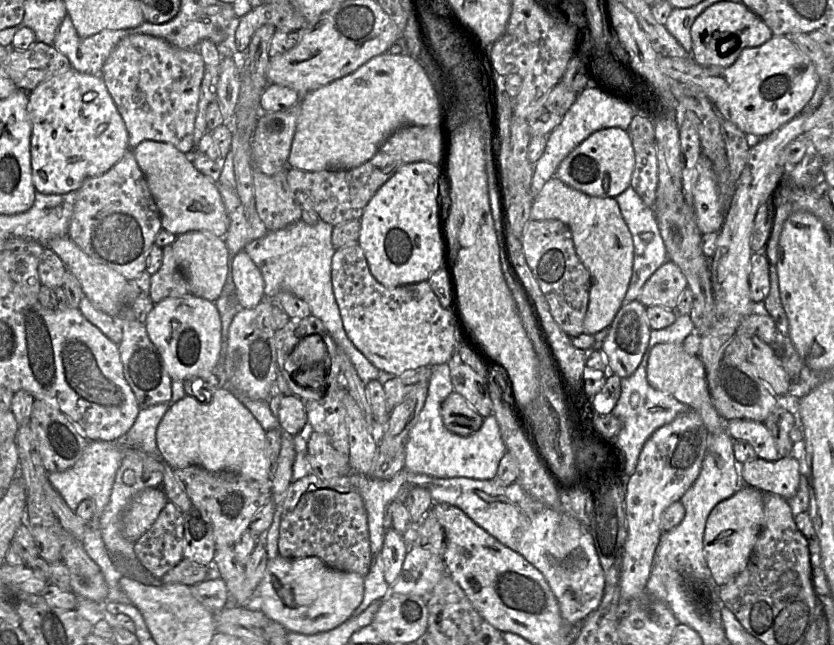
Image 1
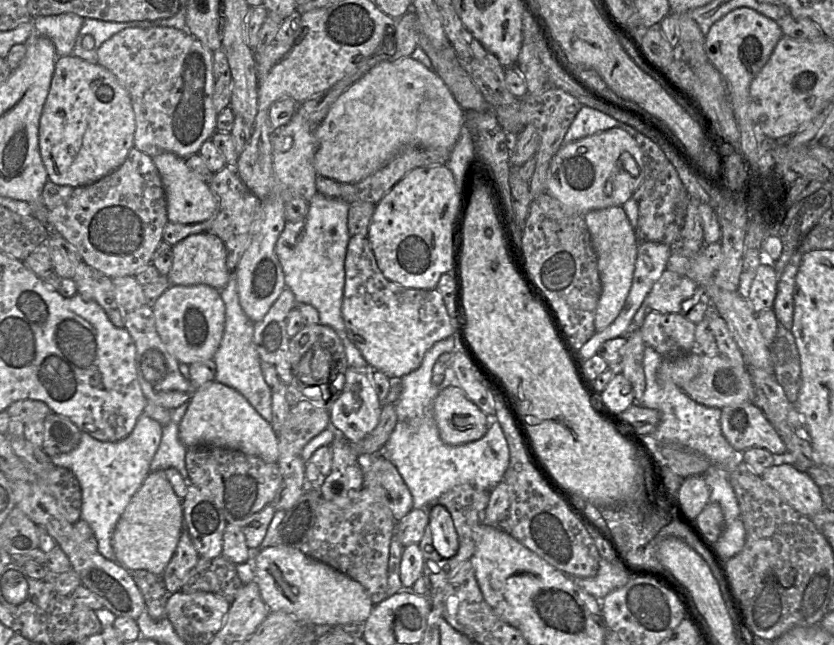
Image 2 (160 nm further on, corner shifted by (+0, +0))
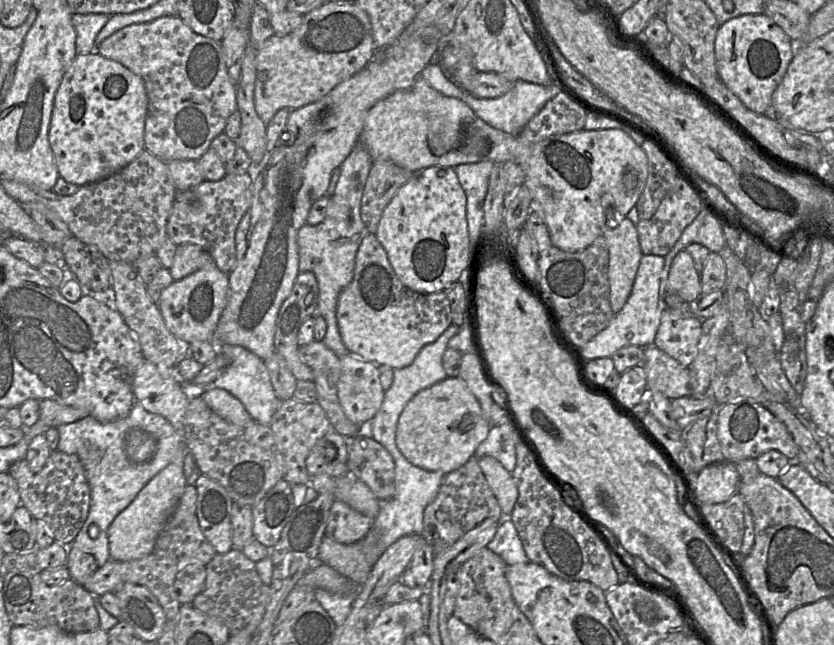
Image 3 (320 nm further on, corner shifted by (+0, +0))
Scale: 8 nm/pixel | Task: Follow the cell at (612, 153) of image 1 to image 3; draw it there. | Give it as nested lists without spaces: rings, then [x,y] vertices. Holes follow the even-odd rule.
[[[418,77],[413,85],[408,89],[401,89],[394,92],[393,94],[378,101],[369,109],[359,142],[365,146],[373,161],[391,161],[411,172],[419,172],[431,166],[455,167],[460,164],[476,163],[480,161],[491,161],[497,165],[501,165],[507,161],[519,164],[525,173],[525,181],[523,184],[529,188],[532,194],[535,206],[534,209],[540,209],[541,213],[543,214],[543,220],[548,227],[549,235],[553,245],[563,251],[568,252],[576,252],[588,247],[596,238],[603,236],[605,231],[617,227],[618,224],[626,218],[631,208],[636,206],[636,203],[644,190],[648,175],[648,160],[644,150],[642,149],[641,145],[638,145],[626,132],[621,129],[581,129],[567,134],[554,135],[537,143],[522,141],[517,137],[517,135],[511,135],[490,126],[477,115],[475,115],[472,109],[469,108],[464,102],[457,98],[441,94],[440,92],[433,89],[422,77]],[[627,167],[632,167],[637,172],[637,184],[634,188],[627,188],[623,183],[623,174]]]

